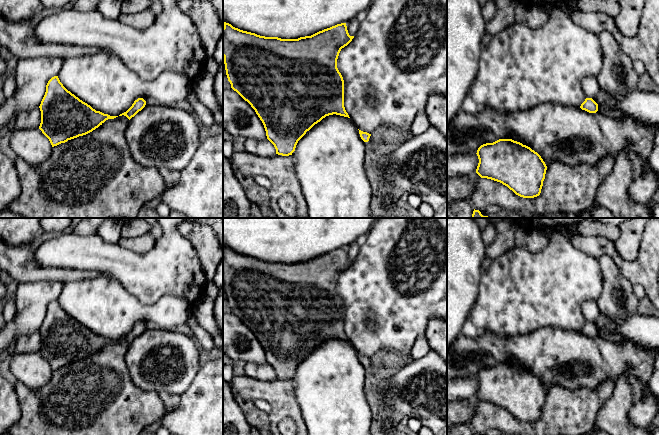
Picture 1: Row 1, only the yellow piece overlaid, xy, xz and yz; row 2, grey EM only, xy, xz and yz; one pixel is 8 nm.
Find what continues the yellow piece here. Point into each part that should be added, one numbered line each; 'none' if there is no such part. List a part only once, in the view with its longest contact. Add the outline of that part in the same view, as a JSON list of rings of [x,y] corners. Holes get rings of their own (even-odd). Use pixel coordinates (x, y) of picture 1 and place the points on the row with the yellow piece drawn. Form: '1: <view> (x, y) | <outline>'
1: xz (370, 144) | [[[371,135],[369,138],[369,141],[368,142],[363,141],[363,143],[364,143],[365,148],[374,149],[375,144],[376,144],[376,140],[375,140],[374,136]]]

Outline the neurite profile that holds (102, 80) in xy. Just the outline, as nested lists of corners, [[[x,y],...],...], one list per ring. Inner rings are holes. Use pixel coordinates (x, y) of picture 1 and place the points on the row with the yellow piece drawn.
[[[100,52],[64,59],[58,78],[63,86],[96,111],[110,116],[126,112],[140,97],[149,97],[152,102],[171,106],[176,101],[187,99],[192,91],[192,81],[184,74],[165,71],[155,80],[143,81],[115,54]]]

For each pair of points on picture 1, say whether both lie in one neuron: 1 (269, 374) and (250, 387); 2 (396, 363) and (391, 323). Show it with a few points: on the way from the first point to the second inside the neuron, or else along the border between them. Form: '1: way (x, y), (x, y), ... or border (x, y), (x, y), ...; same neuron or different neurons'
1: border (245, 374), (264, 380), (273, 380), (275, 378); different neurons
2: border (390, 349), (380, 352), (373, 359); different neurons

